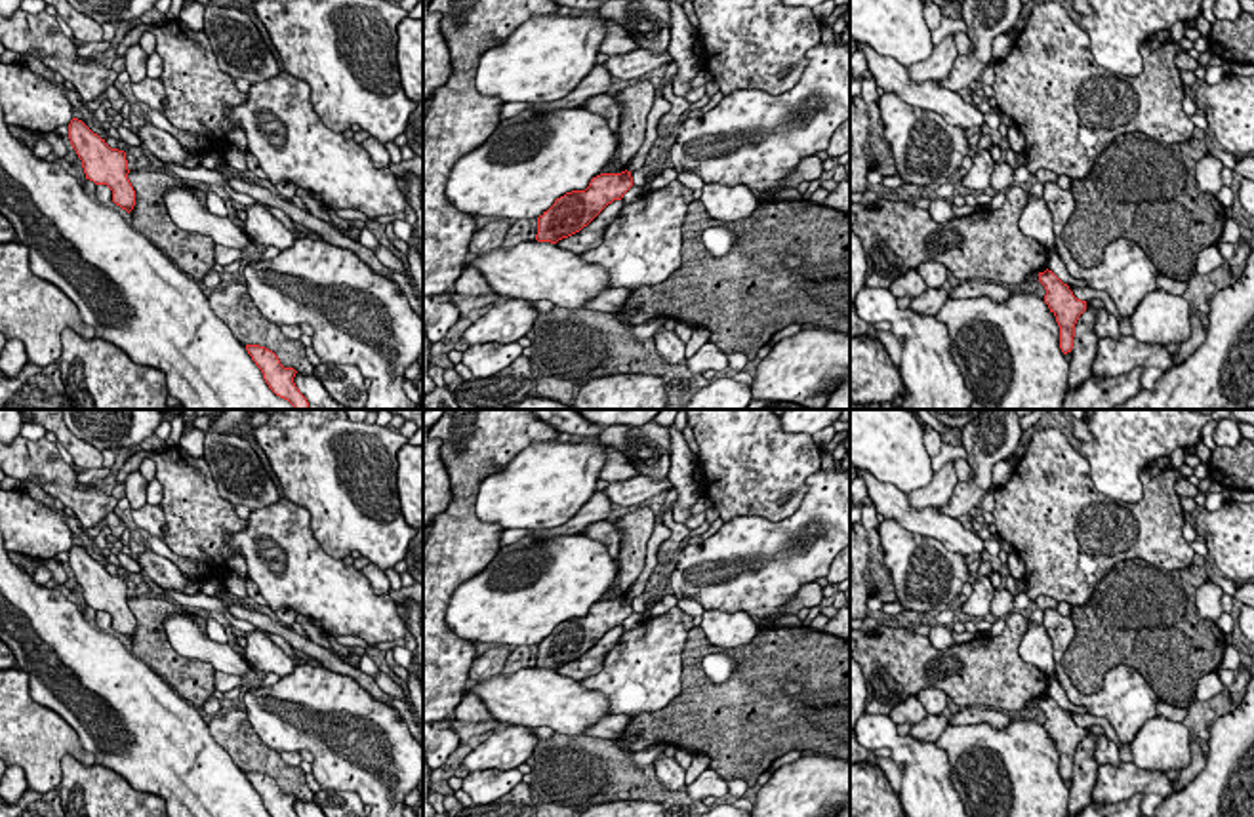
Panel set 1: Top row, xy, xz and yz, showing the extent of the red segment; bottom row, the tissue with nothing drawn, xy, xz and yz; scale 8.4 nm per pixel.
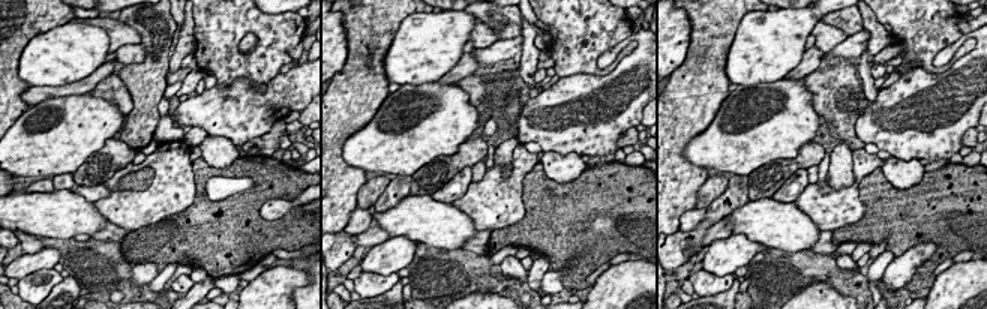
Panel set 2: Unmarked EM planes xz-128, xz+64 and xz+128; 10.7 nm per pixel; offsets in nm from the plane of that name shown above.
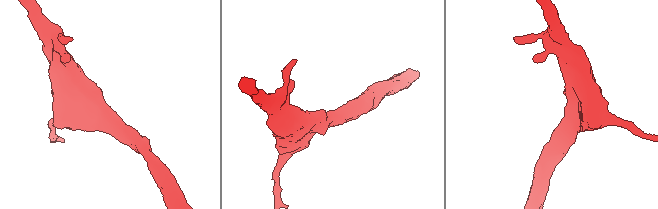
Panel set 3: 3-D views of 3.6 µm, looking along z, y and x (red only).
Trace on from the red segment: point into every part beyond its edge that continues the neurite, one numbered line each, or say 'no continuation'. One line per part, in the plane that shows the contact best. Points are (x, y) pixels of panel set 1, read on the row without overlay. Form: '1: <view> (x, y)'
no continuation

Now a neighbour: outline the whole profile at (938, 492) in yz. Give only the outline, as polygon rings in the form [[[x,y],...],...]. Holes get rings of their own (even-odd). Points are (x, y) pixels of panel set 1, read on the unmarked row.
[[[947,461],[940,470],[934,472],[932,482],[926,488],[909,493],[909,505],[913,508],[945,507],[957,486],[955,461]]]

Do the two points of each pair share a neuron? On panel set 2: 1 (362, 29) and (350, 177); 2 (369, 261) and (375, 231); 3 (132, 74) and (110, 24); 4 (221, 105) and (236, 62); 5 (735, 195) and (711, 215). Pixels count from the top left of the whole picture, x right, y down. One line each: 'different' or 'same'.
1: same
2: different
3: different
4: different
5: same

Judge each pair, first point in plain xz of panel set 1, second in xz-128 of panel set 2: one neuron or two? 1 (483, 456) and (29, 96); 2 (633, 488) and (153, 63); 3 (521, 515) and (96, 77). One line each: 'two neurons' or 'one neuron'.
1: two neurons
2: two neurons
3: two neurons

